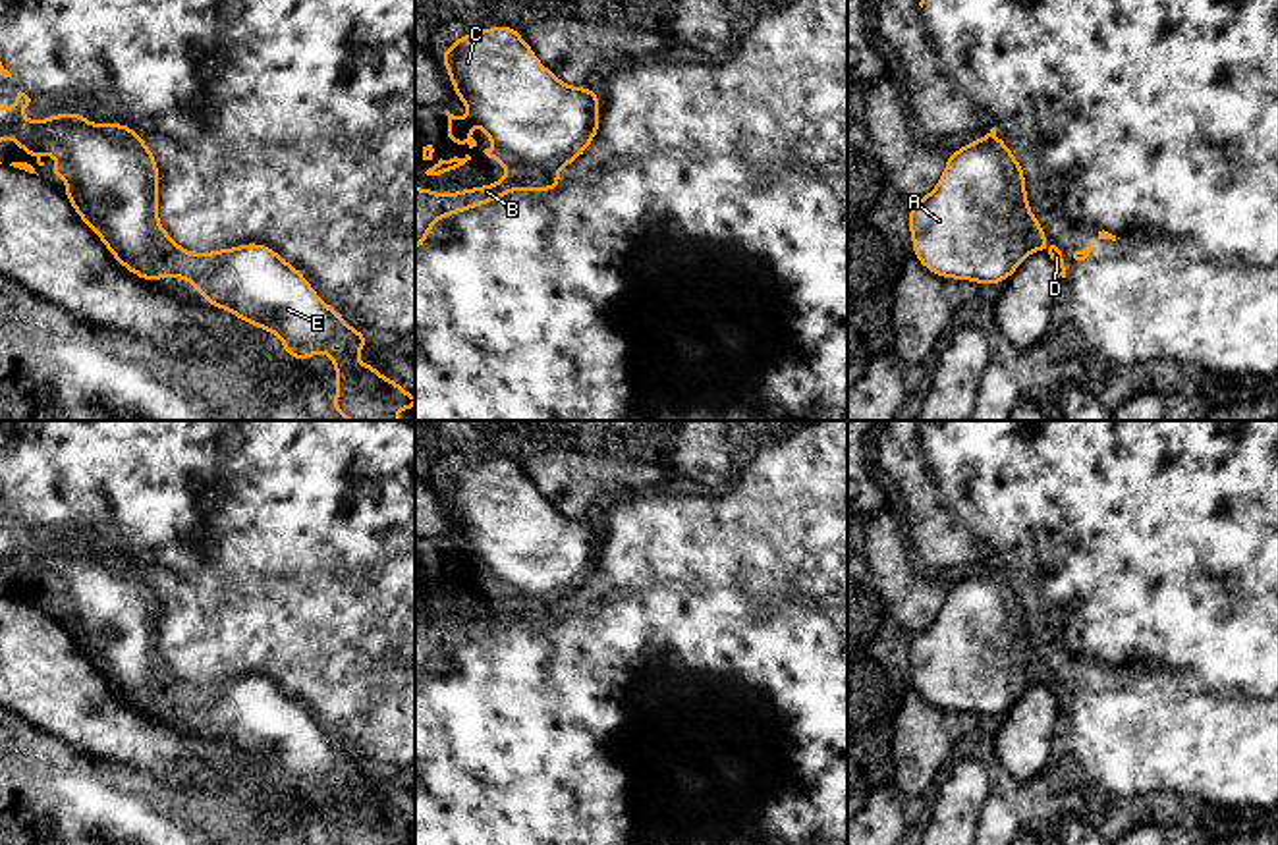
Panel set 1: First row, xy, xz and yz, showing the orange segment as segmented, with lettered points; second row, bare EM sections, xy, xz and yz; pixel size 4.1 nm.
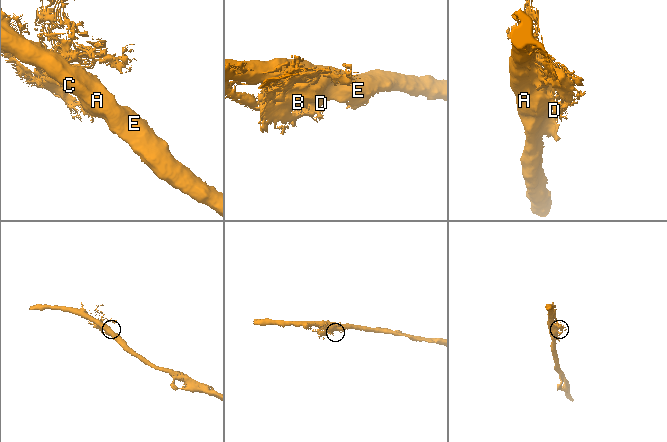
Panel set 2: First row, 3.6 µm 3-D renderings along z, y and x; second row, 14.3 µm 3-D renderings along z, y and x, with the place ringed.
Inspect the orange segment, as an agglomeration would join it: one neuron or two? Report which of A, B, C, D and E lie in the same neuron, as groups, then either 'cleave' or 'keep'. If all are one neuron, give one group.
A C E / B D | cleave

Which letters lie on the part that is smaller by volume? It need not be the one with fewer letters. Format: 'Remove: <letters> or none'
Remove: B, D

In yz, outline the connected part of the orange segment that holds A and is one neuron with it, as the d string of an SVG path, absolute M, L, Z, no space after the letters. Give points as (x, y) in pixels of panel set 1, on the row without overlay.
M975 571L948 586L936 619L913 633L913 689L940 710L1002 716L1015 642L1008 594Z

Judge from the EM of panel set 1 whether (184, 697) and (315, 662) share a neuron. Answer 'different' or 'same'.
same

